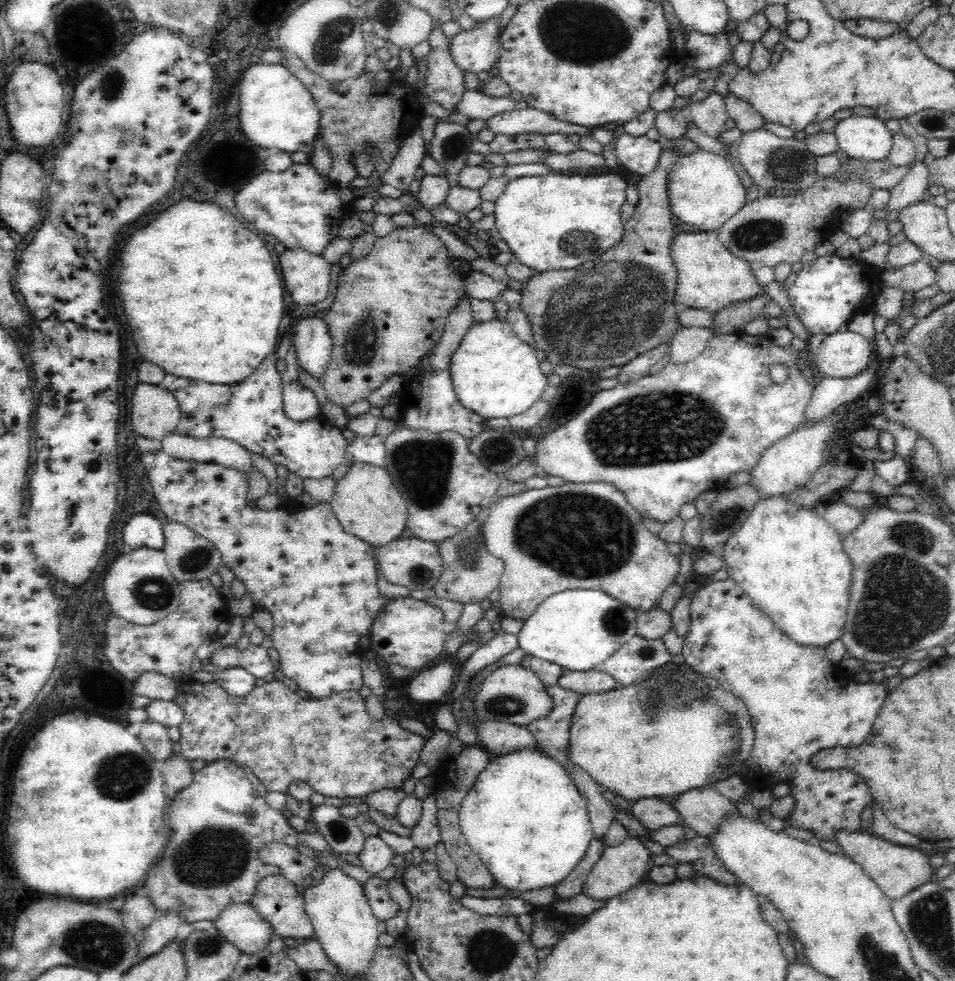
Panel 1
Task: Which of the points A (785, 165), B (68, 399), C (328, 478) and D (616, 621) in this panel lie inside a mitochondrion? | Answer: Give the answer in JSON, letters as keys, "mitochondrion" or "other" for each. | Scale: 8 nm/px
{"A":"mitochondrion","B":"other","C":"other","D":"mitochondrion"}

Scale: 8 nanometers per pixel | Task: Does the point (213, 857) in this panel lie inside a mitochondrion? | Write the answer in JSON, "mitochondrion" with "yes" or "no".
{"mitochondrion":"yes"}

